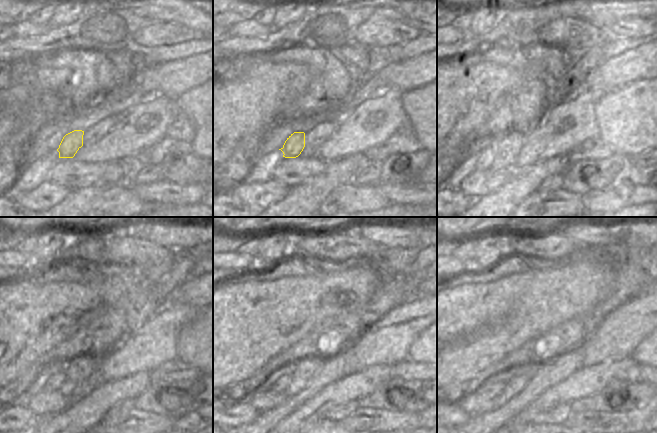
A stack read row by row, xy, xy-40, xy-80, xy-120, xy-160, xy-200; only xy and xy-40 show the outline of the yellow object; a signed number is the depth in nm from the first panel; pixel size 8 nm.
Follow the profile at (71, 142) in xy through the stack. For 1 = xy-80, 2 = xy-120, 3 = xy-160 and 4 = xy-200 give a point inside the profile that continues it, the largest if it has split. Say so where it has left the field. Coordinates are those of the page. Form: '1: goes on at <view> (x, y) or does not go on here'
1: goes on at xy-80 (510, 148)
2: goes on at xy-120 (56, 381)
3: goes on at xy-160 (279, 385)
4: goes on at xy-200 (492, 391)

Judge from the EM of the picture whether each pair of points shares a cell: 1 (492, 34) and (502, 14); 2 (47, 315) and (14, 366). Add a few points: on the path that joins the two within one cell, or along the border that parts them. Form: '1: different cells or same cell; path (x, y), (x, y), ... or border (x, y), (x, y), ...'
1: same cell; path (497, 29), (502, 24), (502, 19)
2: same cell; path (34, 328), (14, 348), (14, 353)

